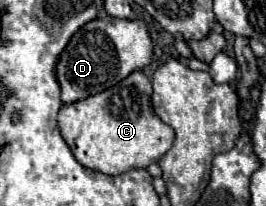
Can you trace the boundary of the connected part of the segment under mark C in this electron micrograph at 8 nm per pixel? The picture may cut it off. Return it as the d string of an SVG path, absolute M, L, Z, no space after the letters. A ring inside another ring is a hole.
M133 71L127 79L123 79L113 89L107 89L83 101L65 105L59 111L57 121L59 121L61 137L67 141L75 159L83 167L101 171L105 175L119 175L119 173L125 173L127 169L147 169L151 163L157 163L171 149L175 139L175 131L169 125L165 125L151 107L151 81L147 75L143 75L143 71Z

